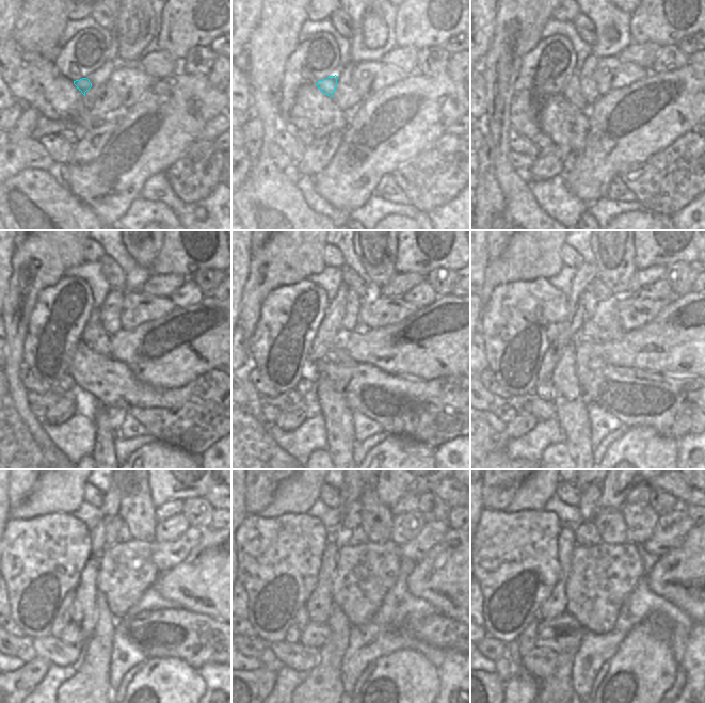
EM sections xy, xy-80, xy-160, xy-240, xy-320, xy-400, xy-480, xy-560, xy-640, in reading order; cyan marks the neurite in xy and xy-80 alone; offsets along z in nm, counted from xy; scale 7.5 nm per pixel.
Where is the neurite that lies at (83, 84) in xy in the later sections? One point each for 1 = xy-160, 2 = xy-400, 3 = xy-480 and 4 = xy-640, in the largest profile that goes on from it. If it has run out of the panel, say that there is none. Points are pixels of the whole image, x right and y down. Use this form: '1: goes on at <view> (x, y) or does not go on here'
1: goes on at xy-160 (572, 92)
2: goes on at xy-400 (596, 363)
3: goes on at xy-480 (126, 571)
4: goes on at xy-640 (602, 577)

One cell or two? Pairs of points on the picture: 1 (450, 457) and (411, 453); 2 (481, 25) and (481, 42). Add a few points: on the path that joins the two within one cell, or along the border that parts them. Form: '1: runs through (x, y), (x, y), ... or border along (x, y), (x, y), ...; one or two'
1: border along (434, 449), (435, 458); two
2: runs through (481, 29), (481, 37); one

